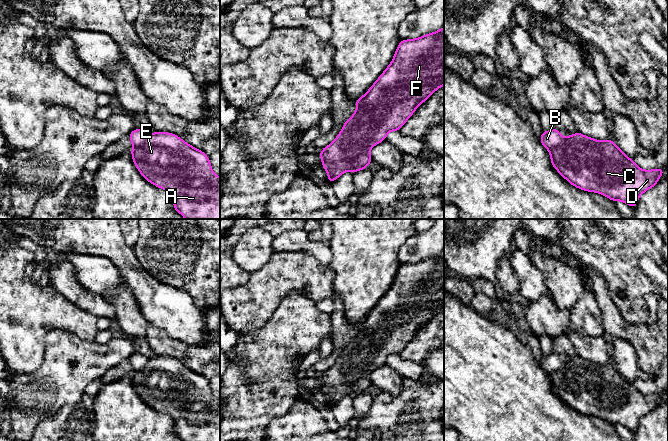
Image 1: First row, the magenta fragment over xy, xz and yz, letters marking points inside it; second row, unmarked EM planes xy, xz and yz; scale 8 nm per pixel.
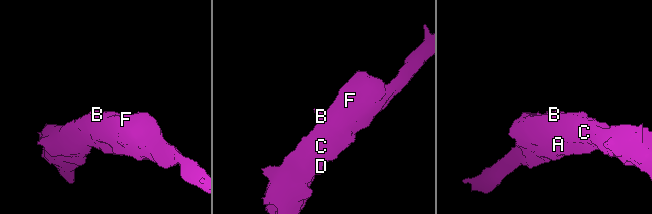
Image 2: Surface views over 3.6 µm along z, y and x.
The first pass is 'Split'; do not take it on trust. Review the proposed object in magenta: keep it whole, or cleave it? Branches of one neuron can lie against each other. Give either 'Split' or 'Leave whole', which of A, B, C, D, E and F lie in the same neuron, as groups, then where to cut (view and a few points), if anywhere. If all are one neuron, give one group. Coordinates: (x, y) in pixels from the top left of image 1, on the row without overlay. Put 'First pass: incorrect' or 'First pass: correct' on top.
First pass: correct
Split. Groups: A C D E F / B. Split along xy (149, 358), (142, 368), (133, 371)

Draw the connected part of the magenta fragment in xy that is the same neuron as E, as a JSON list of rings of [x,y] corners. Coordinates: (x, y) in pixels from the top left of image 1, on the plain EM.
[[[154,356],[145,367],[131,374],[140,398],[151,408],[167,414],[174,422],[173,432],[183,441],[220,441],[220,402],[213,396],[208,380],[168,356]]]

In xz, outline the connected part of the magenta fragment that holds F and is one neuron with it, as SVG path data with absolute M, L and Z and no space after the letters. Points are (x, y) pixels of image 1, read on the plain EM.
M444 250L437 256L428 257L417 263L401 264L389 290L364 319L364 326L357 330L354 338L343 348L335 364L319 376L322 391L328 397L327 406L331 408L346 395L354 397L367 392L372 386L371 372L385 365L389 355L399 355L414 335L443 309Z

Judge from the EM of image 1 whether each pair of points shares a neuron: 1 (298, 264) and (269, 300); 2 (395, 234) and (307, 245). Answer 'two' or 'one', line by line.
1: one
2: two

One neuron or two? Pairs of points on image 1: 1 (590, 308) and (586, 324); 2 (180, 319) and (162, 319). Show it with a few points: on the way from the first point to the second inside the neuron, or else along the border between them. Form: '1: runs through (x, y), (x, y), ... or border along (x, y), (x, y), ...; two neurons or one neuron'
1: runs through (586, 312), (586, 320); one neuron
2: runs through (176, 319), (166, 319); one neuron

